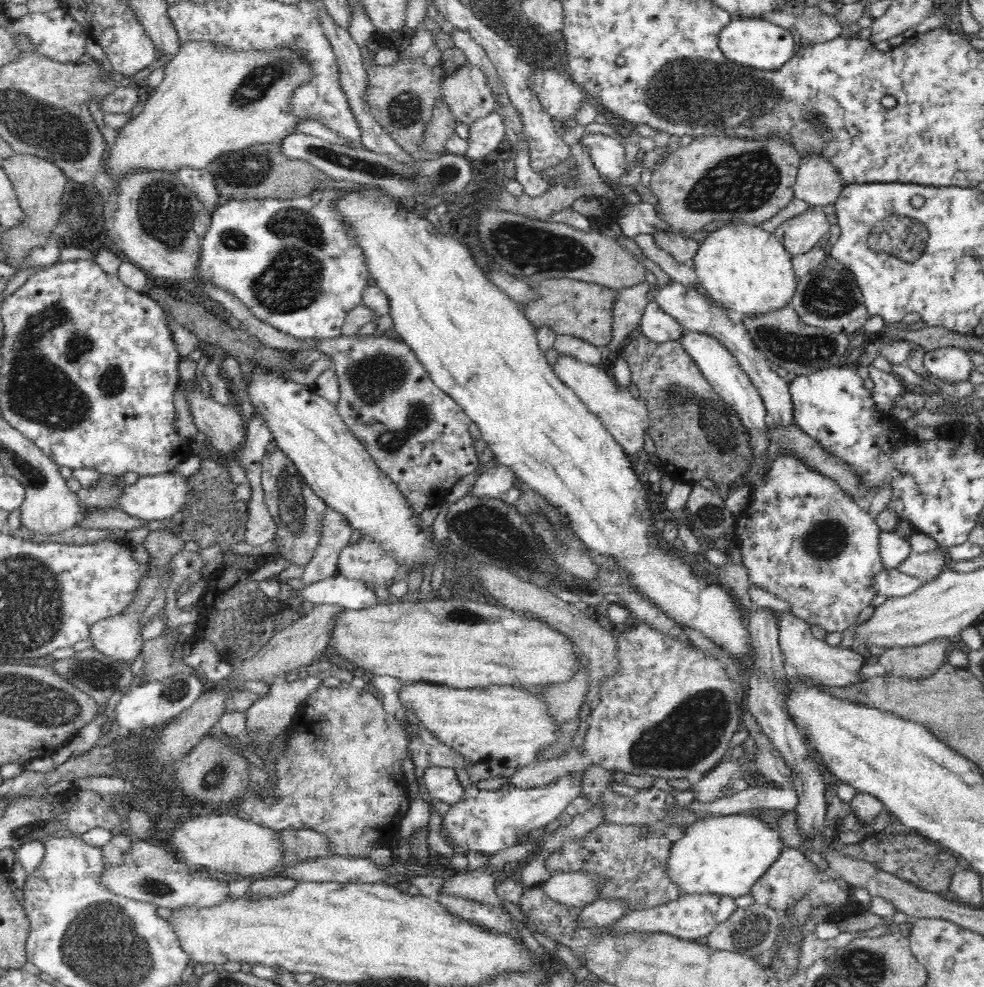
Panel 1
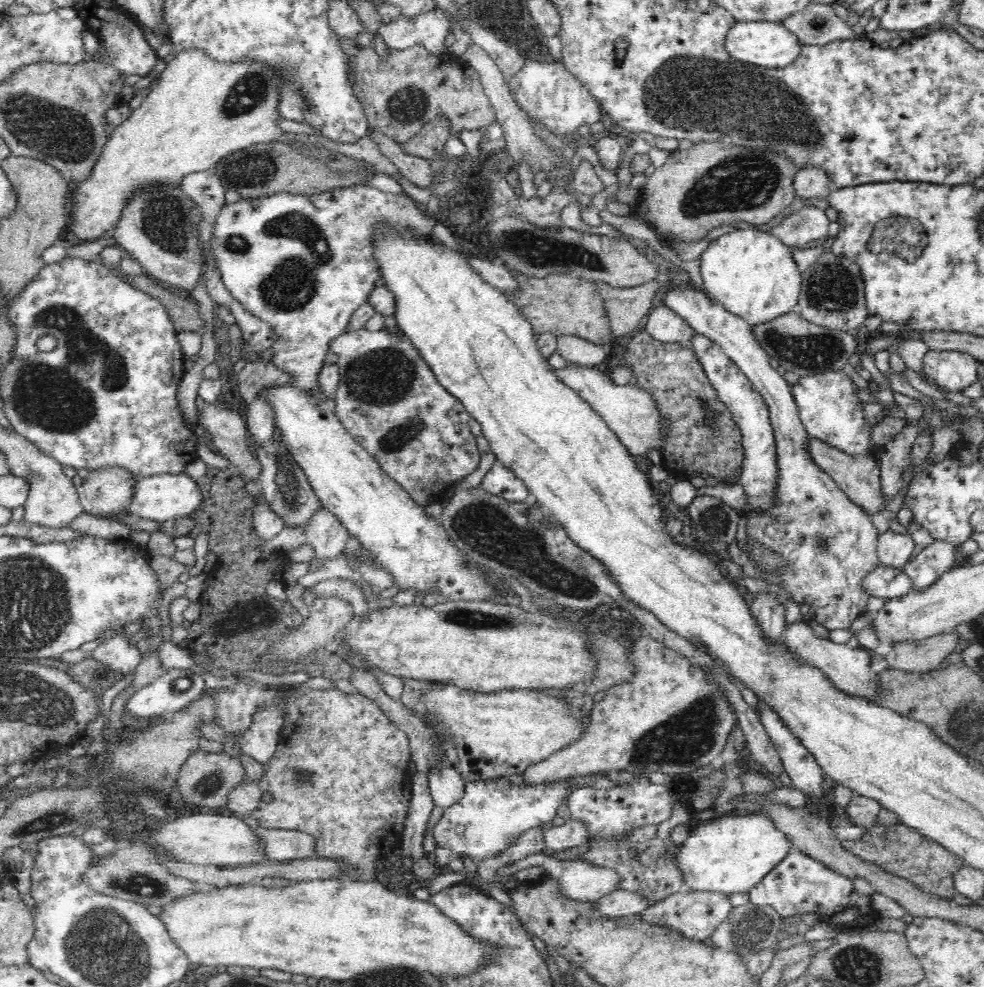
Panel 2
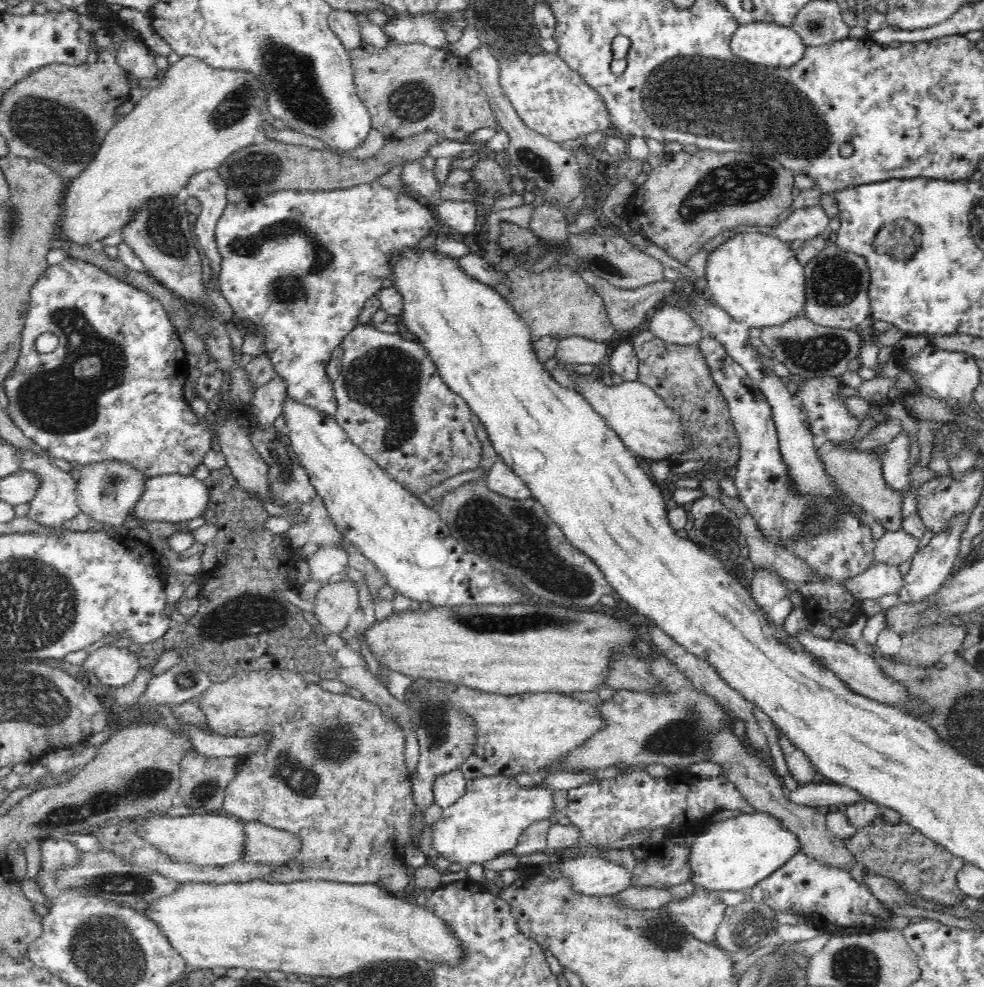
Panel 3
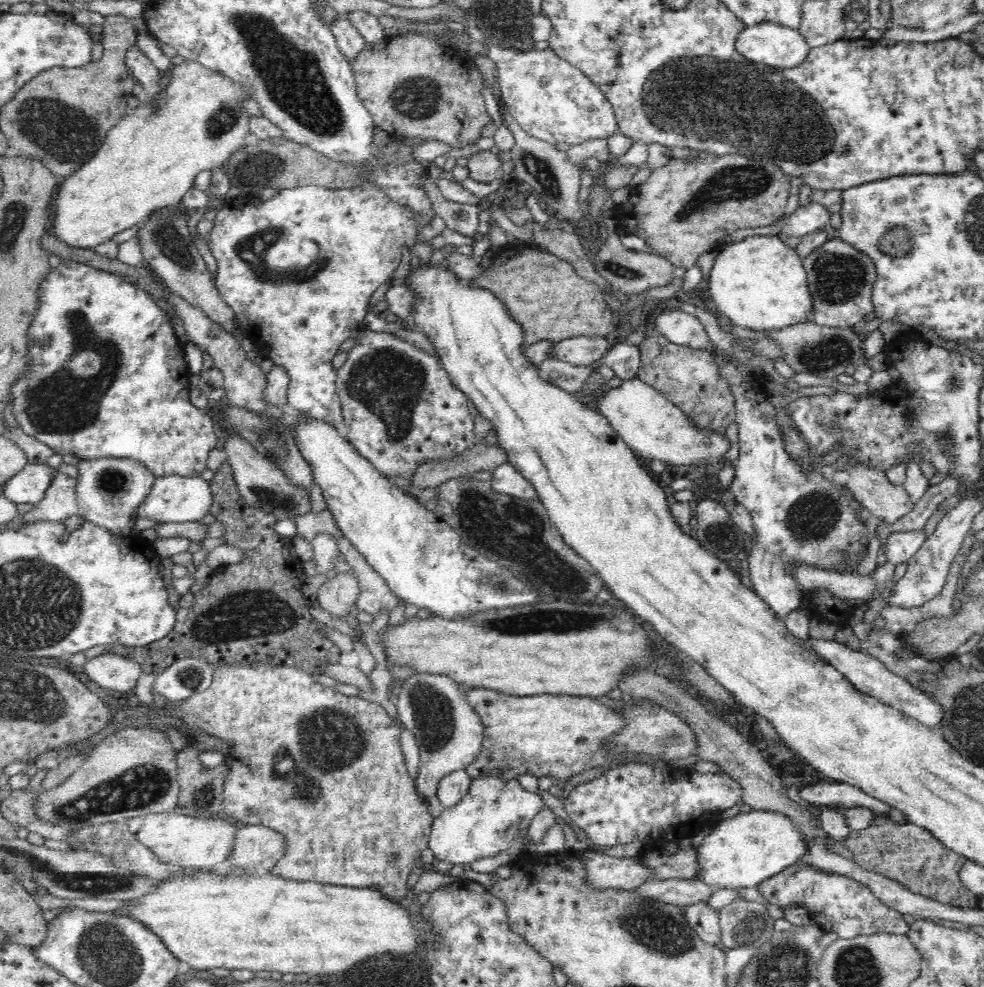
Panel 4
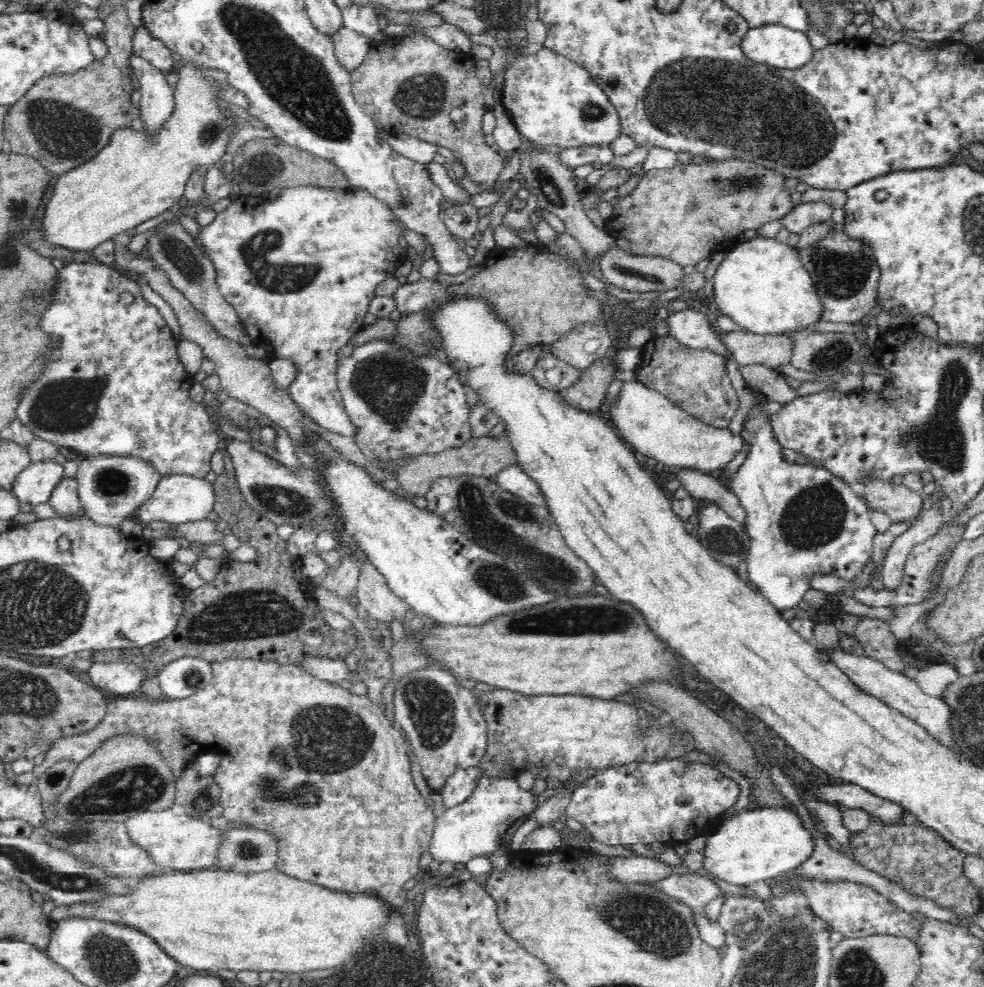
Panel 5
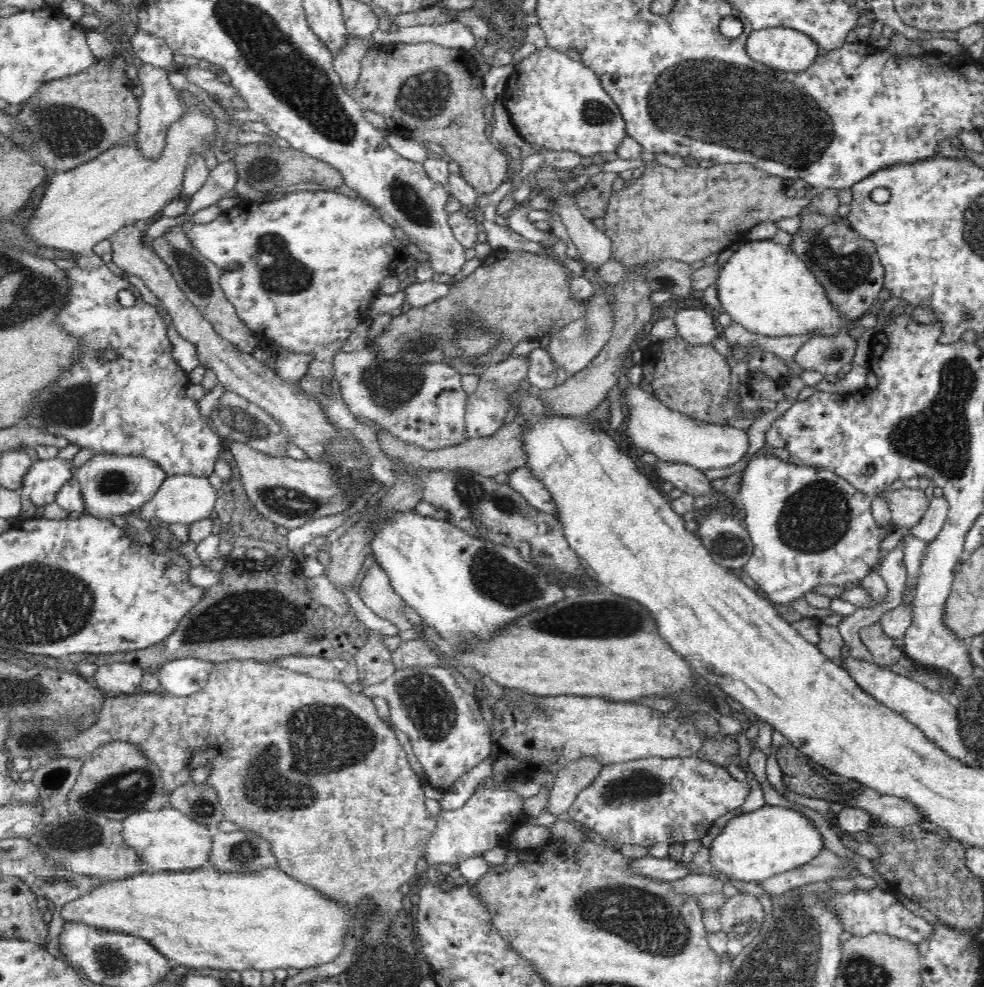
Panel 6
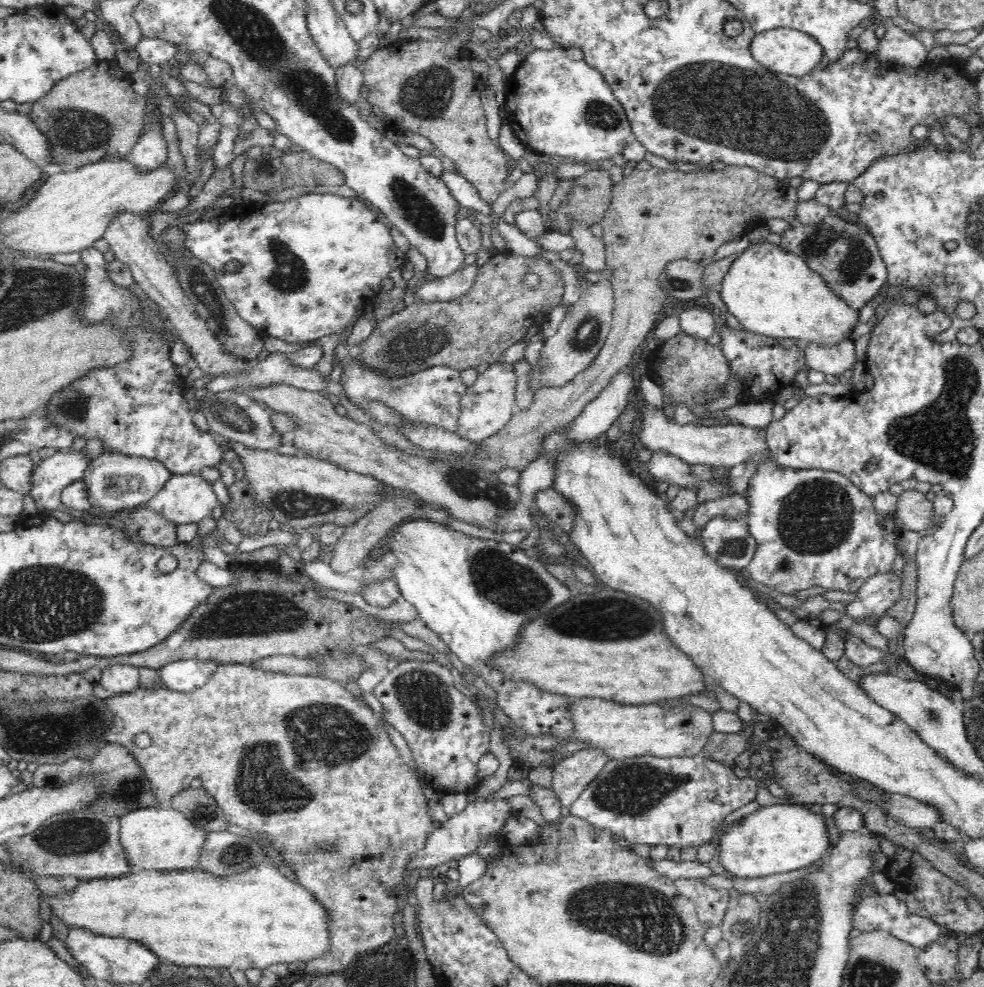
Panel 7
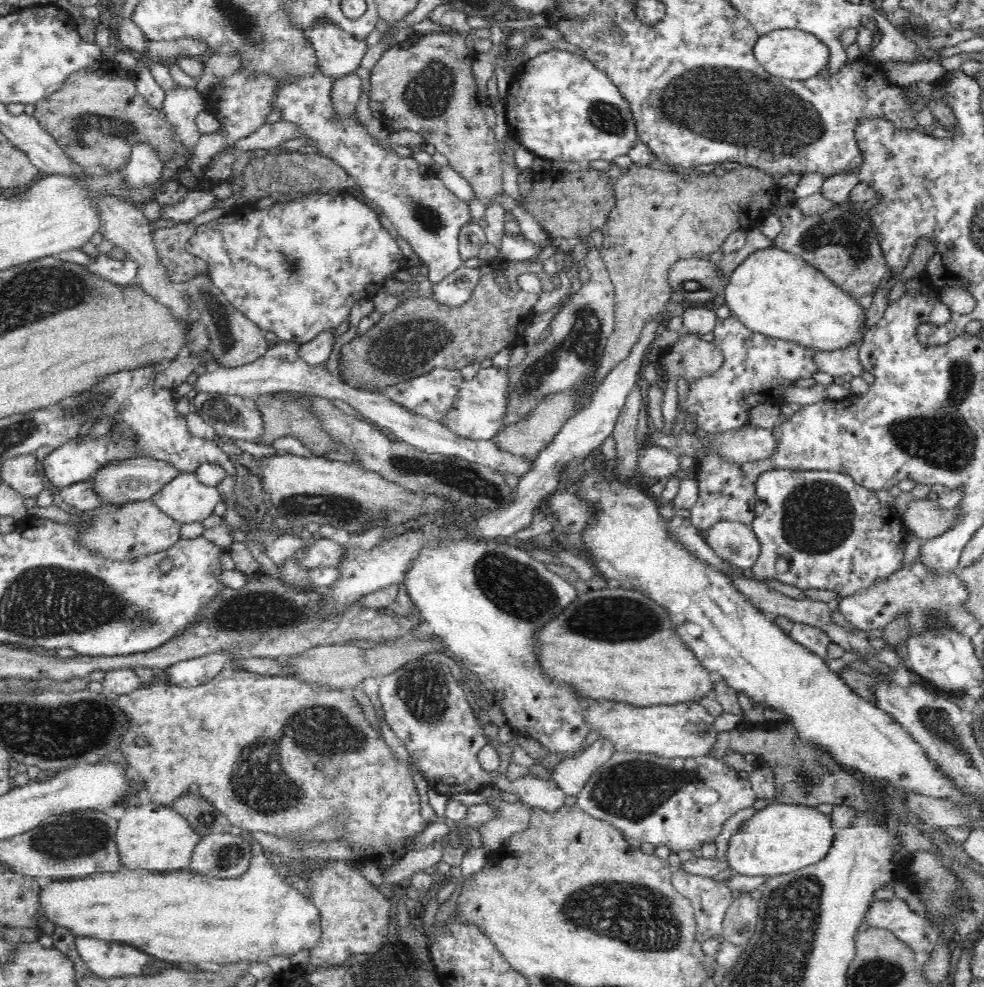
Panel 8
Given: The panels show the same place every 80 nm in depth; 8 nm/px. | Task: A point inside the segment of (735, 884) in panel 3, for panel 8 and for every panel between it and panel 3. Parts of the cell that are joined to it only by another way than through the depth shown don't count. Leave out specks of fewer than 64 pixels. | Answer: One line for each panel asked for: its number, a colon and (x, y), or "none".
4: (742, 851)
5: (763, 843)
6: (755, 845)
7: (777, 838)
8: (781, 838)

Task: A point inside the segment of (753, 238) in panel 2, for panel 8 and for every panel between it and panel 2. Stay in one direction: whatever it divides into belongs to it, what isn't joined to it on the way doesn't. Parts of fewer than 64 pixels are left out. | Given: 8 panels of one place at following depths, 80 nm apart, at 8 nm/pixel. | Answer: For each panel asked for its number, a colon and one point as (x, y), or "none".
3: (756, 278)
4: (760, 283)
5: (762, 285)
6: (768, 289)
7: (773, 292)
8: (773, 292)

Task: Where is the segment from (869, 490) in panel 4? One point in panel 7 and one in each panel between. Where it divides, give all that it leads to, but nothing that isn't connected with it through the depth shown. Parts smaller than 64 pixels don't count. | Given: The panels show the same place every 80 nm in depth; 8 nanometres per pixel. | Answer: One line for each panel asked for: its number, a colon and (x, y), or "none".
5: (901, 504)
6: (908, 506)
7: (914, 512)

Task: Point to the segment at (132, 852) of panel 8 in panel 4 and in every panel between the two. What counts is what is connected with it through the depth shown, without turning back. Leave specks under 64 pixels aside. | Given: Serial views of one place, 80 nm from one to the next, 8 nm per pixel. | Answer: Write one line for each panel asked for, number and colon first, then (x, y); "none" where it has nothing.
4: (185, 841)
5: (175, 842)
6: (165, 839)
7: (158, 837)

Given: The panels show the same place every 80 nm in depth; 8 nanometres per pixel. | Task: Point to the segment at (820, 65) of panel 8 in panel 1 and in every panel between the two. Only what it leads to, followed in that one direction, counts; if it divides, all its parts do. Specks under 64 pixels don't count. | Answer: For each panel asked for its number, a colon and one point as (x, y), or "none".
1: (760, 44)
2: (764, 44)
3: (768, 44)
4: (771, 44)
5: (779, 47)
6: (786, 50)
7: (789, 52)

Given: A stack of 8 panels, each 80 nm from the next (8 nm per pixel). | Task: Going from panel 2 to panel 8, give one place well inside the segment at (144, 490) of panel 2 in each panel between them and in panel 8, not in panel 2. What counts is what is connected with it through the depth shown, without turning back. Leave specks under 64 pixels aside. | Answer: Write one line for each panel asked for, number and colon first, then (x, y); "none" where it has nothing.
3: (168, 498)
4: (174, 499)
5: (179, 499)
6: (182, 499)
7: (185, 499)
8: (186, 500)

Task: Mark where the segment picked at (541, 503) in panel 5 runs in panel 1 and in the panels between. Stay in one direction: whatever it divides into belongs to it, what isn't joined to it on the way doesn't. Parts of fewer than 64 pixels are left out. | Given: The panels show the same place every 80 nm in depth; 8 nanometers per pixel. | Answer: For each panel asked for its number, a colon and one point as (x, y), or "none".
1: (500, 482)
2: (500, 481)
3: (502, 479)
4: (507, 479)

